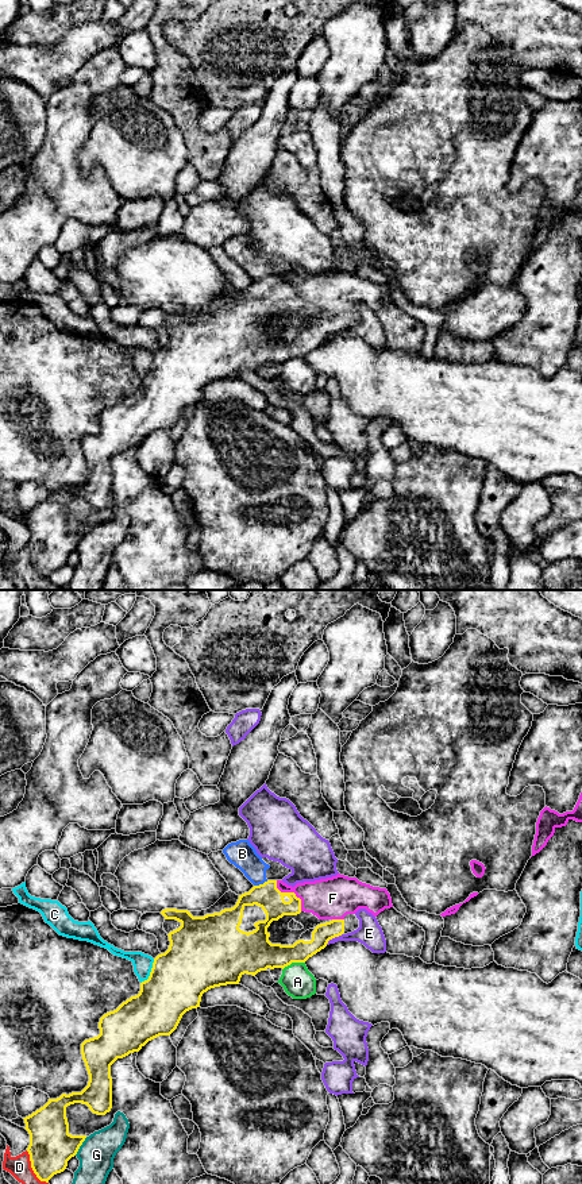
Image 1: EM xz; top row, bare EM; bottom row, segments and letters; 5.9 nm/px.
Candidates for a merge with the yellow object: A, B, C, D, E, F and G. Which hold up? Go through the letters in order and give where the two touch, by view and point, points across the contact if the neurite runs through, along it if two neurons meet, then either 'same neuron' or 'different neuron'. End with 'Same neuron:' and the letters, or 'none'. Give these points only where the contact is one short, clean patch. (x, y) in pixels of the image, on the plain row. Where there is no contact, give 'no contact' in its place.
A: meets yellow in xz at (293, 357); border along xz (304, 357), (292, 357), (282, 365); different neuron
B: meets yellow in xz at (261, 280); different neuron
C: meets yellow in xz at (150, 367); border along xz (154, 354), (150, 370), (141, 378); different neuron
D: meets yellow in xz at (33, 564); border along xz (26, 546), (33, 567), (47, 578); different neuron
E: meets yellow in xz at (334, 332); border along xz (342, 328), (326, 339); different neuron
F: meets yellow in xz at (290, 288); same neuron
G: meets yellow in xz at (80, 540); different neuron
Same neuron: F

